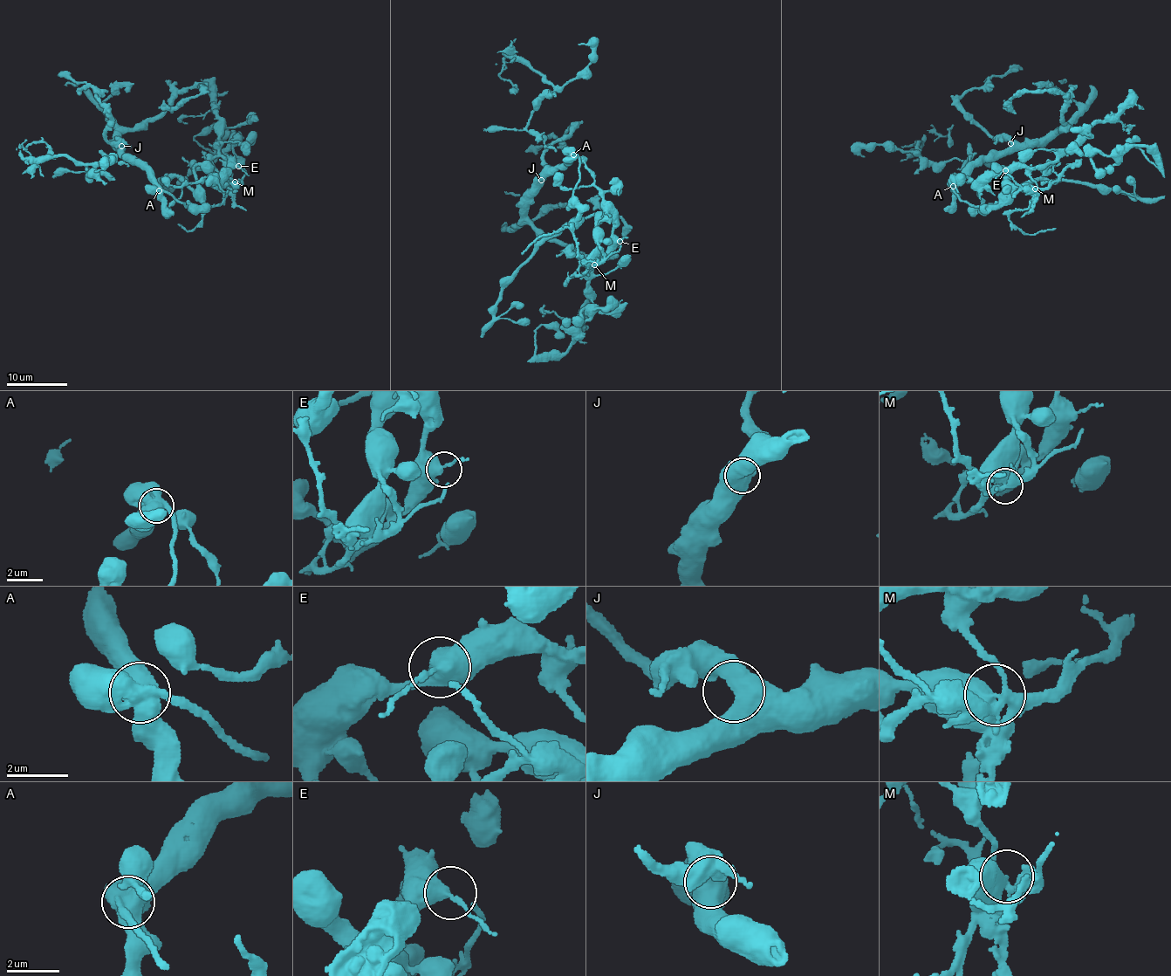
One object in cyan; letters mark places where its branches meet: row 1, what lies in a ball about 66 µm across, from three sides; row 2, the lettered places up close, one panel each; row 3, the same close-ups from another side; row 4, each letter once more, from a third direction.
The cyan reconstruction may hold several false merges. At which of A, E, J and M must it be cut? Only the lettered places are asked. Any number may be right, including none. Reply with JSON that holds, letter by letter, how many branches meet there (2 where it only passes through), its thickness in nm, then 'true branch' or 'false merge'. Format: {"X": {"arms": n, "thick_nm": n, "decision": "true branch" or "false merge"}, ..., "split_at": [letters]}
{"A": {"arms": 4, "thick_nm": 650, "decision": "false merge"}, "E": {"arms": 2, "thick_nm": 440, "decision": "true branch"}, "J": {"arms": 2, "thick_nm": 650, "decision": "true branch"}, "M": {"arms": 4, "thick_nm": 400, "decision": "false merge"}, "split_at": ["A", "M"]}

